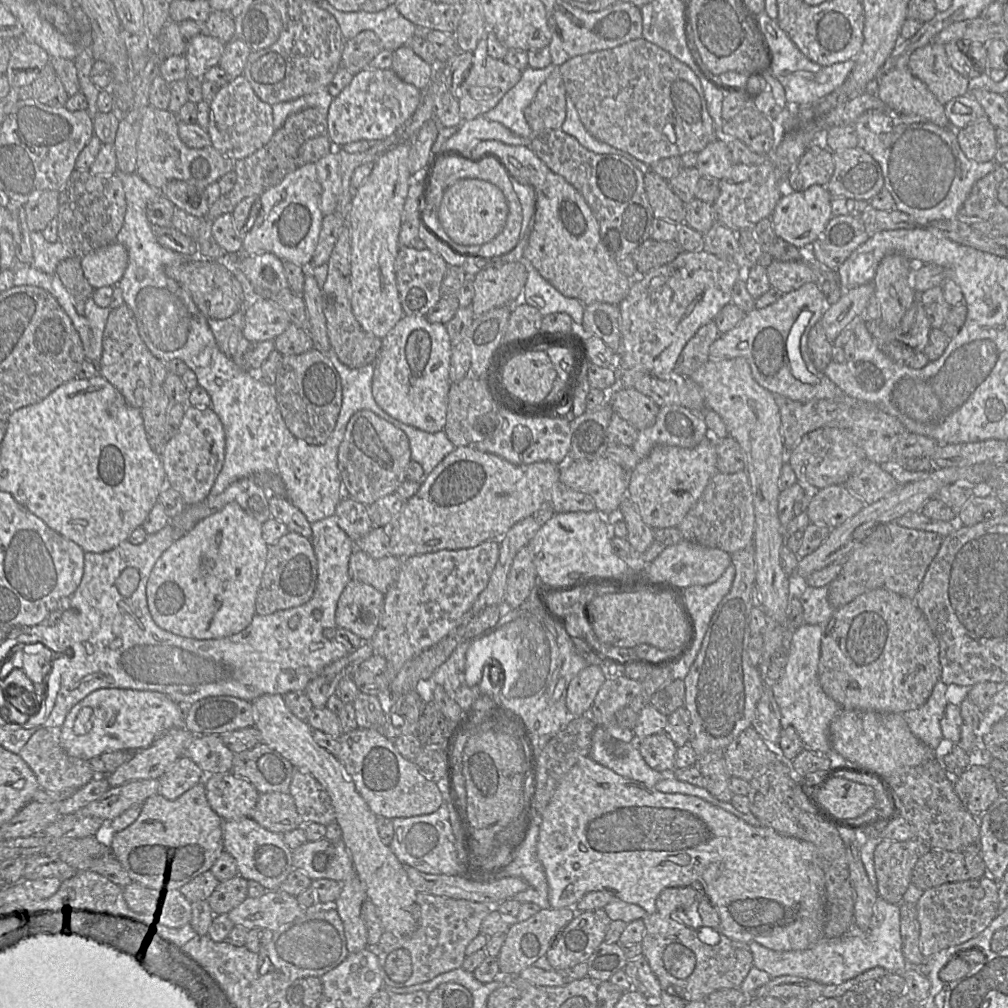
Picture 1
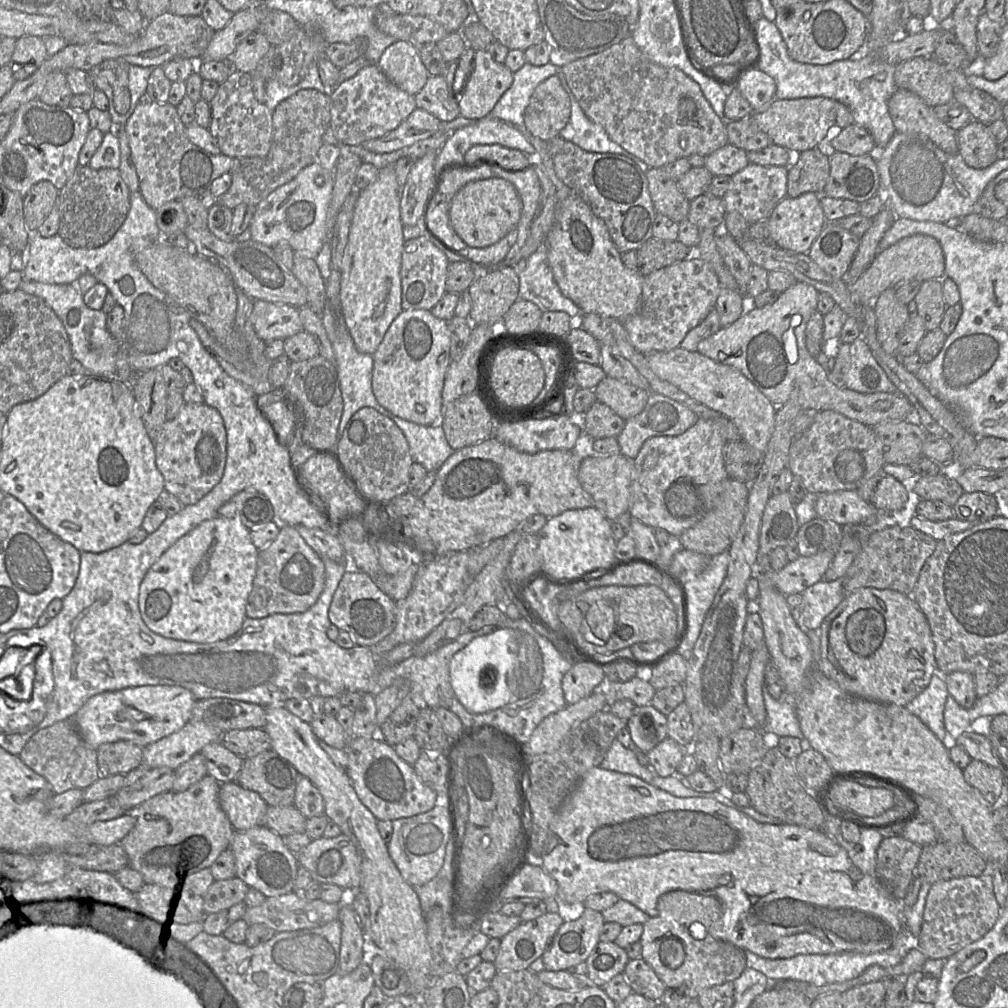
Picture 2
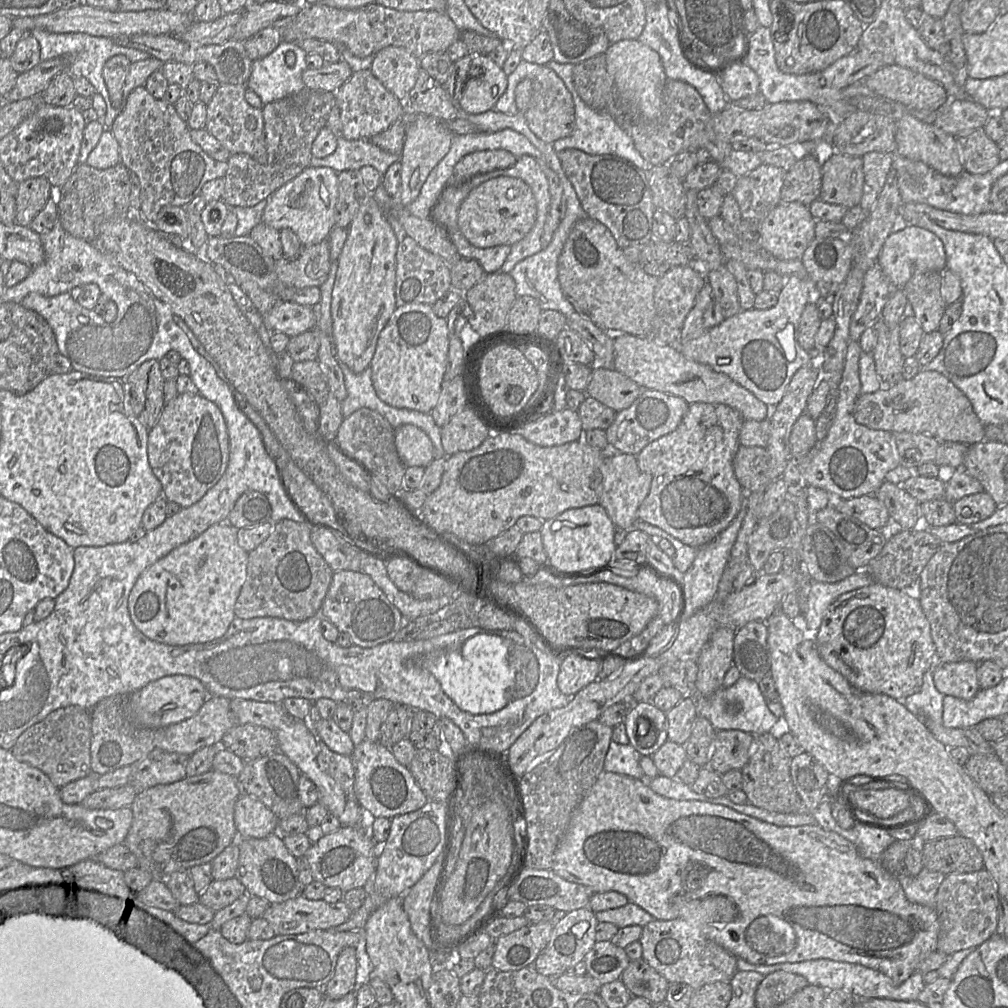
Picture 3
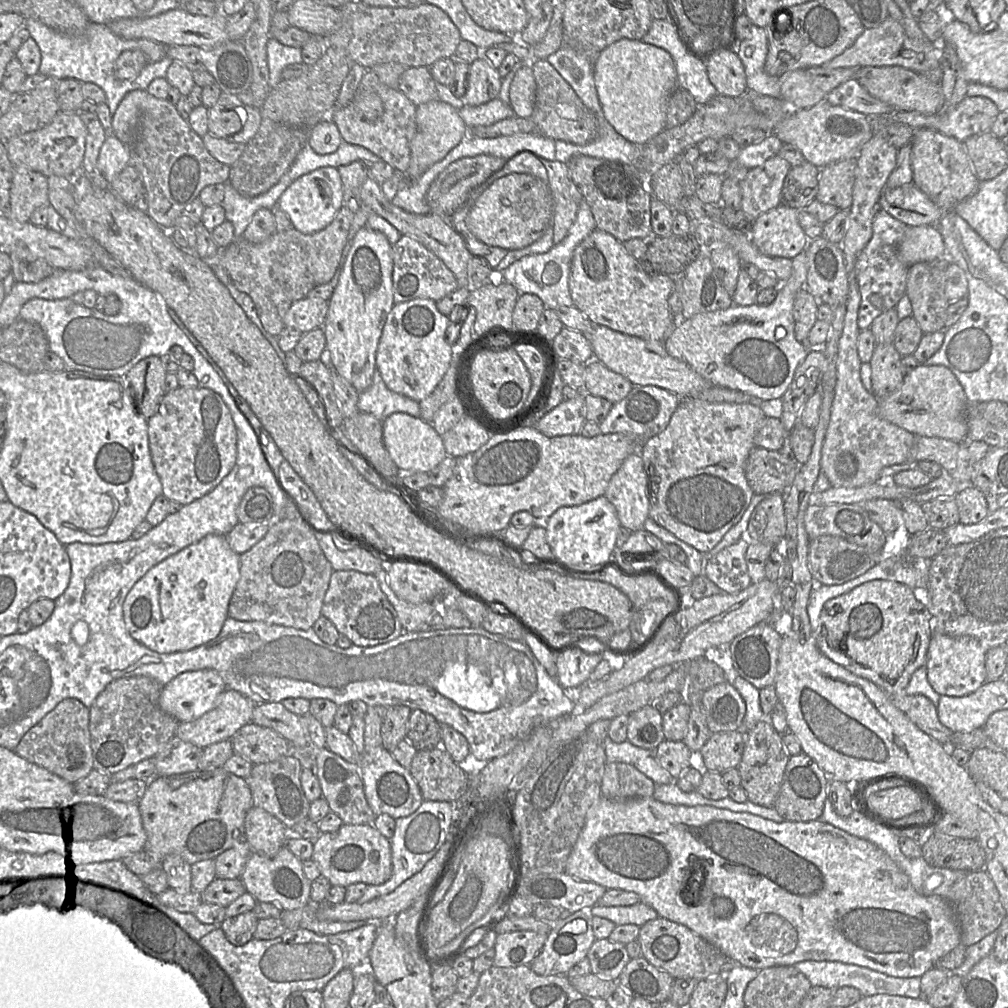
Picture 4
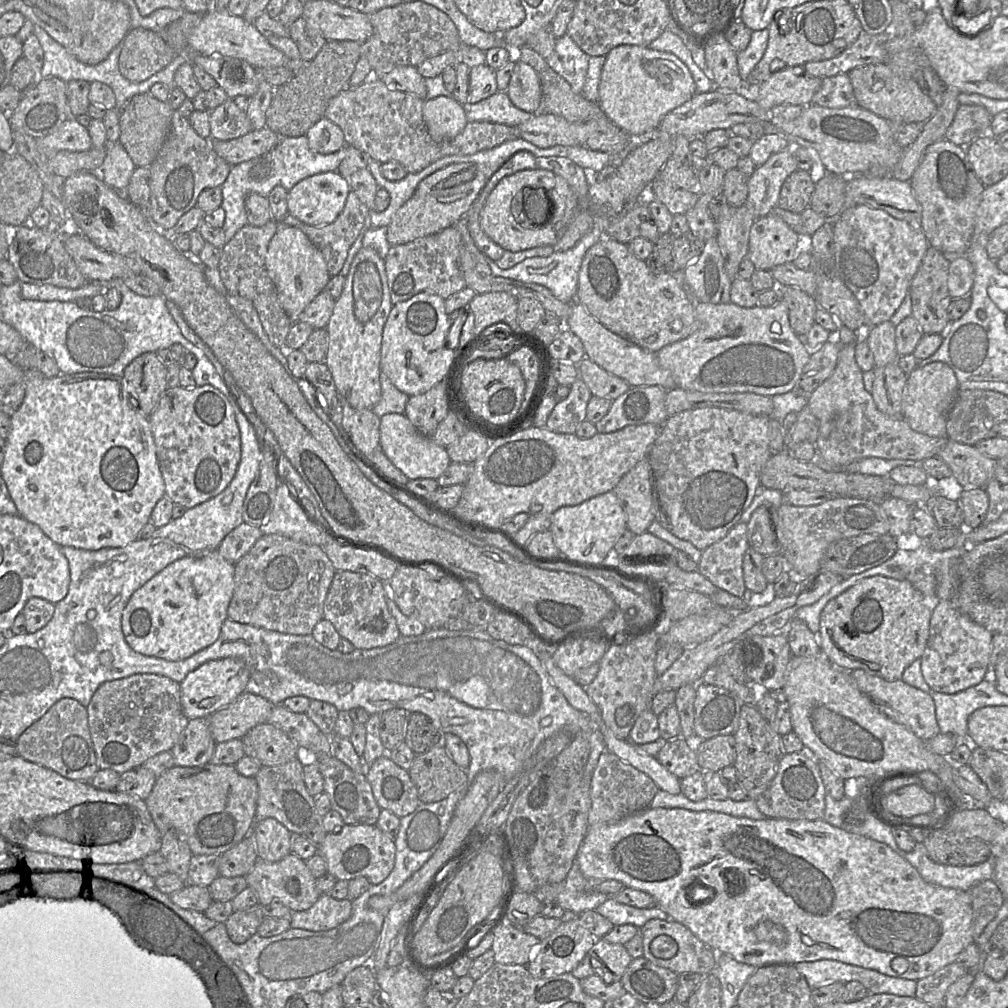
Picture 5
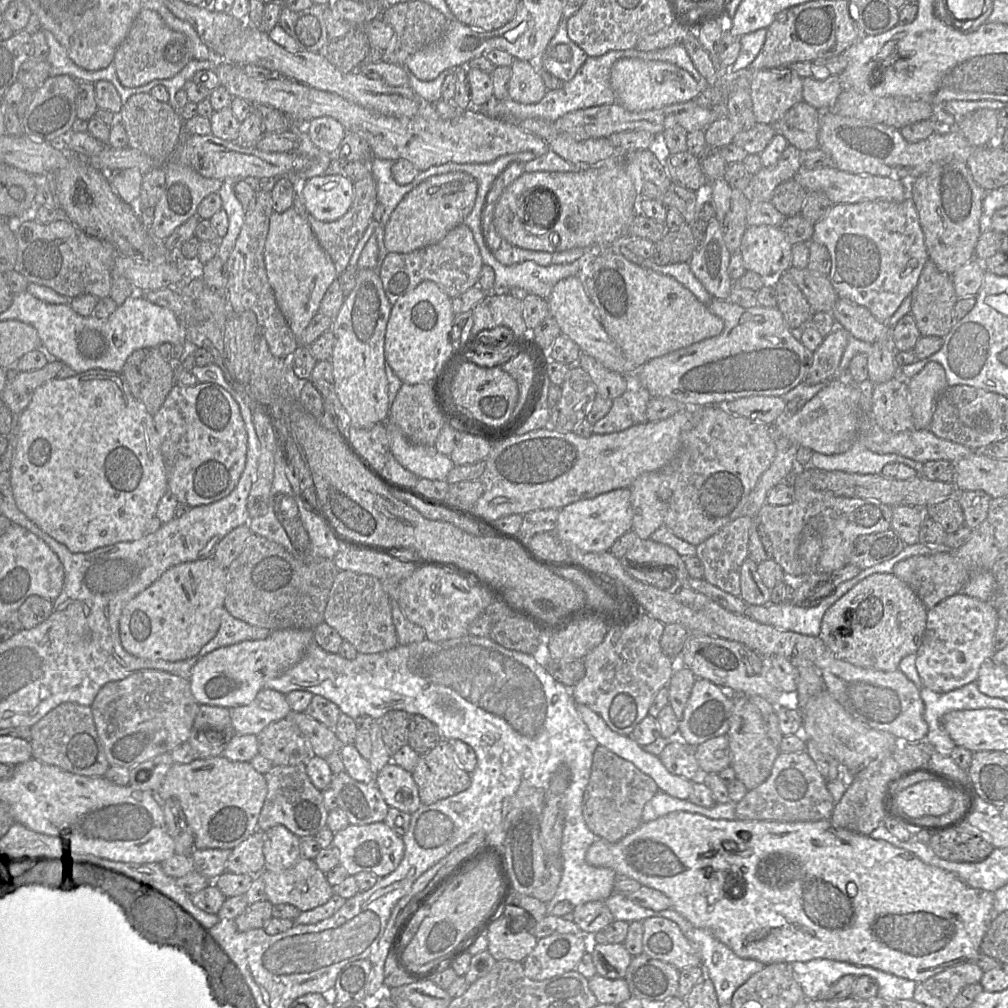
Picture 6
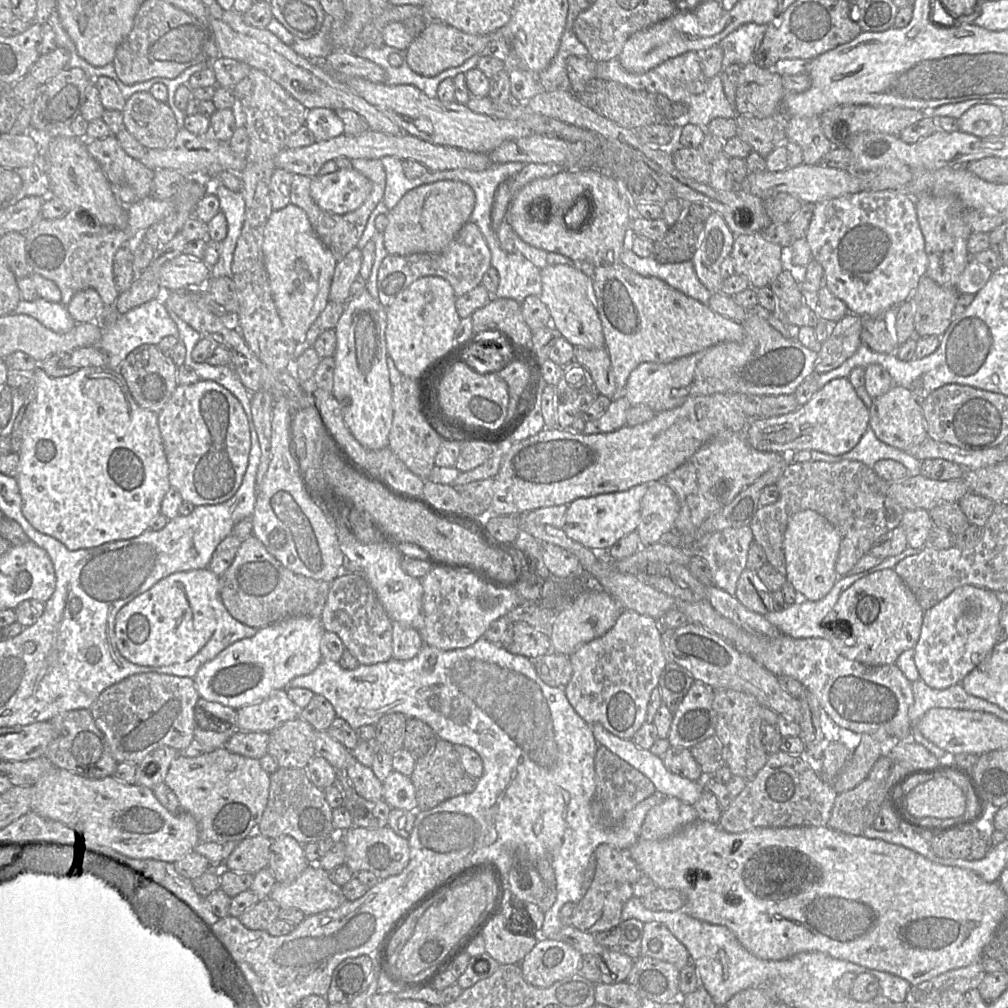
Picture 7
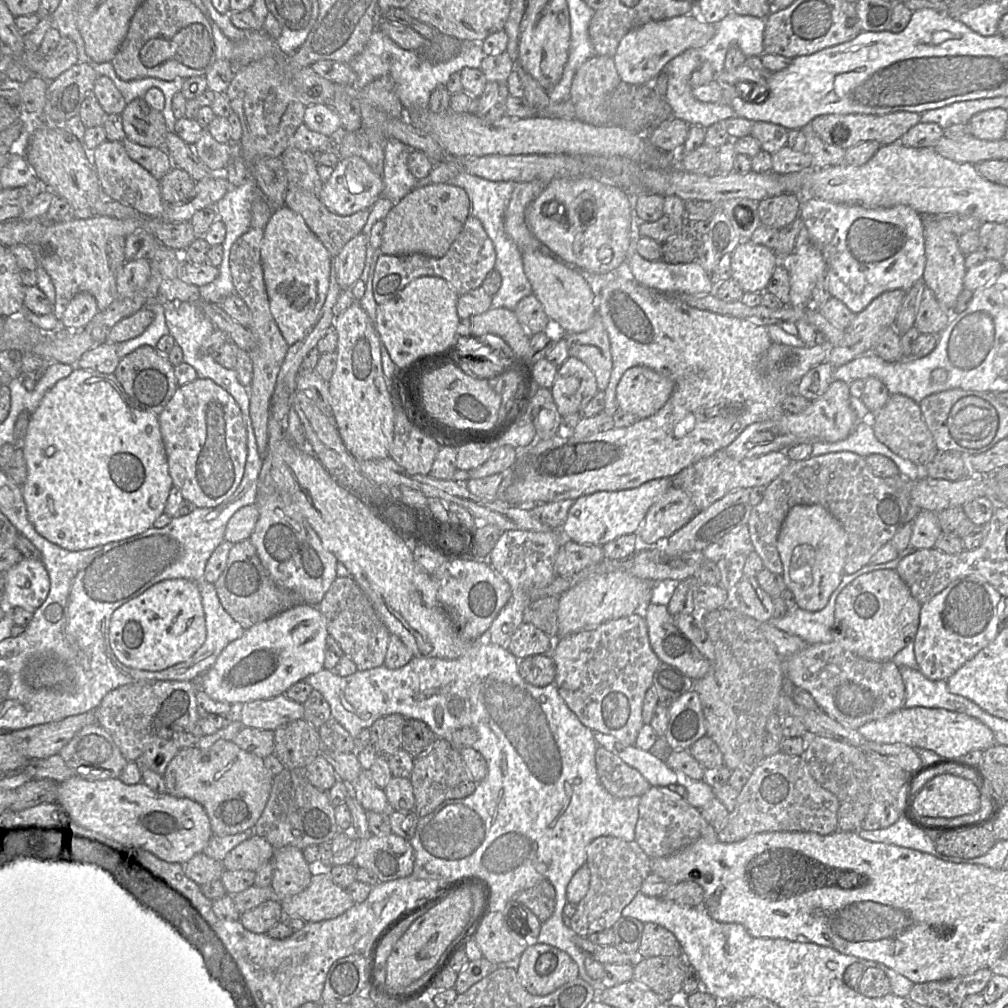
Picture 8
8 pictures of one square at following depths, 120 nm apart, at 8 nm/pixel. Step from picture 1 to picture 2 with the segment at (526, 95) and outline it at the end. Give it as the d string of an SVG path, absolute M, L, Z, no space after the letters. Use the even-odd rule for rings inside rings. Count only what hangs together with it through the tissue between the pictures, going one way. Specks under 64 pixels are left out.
M548 62L542 66L525 63L513 73L511 87L502 95L489 115L505 121L514 127L525 125L525 110L535 88L561 68Z

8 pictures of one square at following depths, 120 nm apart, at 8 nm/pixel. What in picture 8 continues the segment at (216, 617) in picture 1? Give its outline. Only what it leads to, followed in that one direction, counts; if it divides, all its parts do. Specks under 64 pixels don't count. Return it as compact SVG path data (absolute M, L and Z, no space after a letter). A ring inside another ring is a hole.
M187 579L161 581L117 608L109 638L117 659L127 667L162 671L189 659L206 640L205 613L198 584Z

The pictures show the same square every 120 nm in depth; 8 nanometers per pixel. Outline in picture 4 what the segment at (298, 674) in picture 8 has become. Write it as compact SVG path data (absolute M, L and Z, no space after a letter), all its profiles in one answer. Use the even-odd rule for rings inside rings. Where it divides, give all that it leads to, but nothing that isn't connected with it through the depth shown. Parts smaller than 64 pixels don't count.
M215 670L186 671L163 686L159 705L179 722L190 722L208 712L226 689Z

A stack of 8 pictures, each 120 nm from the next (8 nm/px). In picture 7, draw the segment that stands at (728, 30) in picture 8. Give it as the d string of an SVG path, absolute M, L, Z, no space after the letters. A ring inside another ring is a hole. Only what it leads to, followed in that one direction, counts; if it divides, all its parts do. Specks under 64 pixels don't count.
M747 23L729 35L719 46L723 50L721 71L724 72L731 64L746 65L754 62L754 56L764 37L767 25Z

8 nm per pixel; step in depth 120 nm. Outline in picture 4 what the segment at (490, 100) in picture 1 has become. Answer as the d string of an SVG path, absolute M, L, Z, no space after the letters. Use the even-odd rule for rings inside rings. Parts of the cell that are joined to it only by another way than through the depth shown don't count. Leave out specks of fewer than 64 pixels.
M483 55L470 64L468 89L462 98L469 106L480 106L499 98L502 78Z

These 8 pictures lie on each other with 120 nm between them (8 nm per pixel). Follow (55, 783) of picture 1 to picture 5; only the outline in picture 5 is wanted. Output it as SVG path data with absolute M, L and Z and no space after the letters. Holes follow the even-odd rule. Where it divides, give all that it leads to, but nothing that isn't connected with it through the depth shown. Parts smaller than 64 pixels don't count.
M62 698L32 725L15 742L17 755L49 768L63 777L90 781L99 770L88 724L88 711L73 698Z

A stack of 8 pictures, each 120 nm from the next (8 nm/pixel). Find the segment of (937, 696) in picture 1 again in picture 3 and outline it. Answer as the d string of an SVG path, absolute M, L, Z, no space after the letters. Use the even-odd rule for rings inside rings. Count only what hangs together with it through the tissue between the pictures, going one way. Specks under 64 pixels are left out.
M929 669L923 676L921 689L905 697L902 702L913 714L942 724L944 696L936 689L933 681L933 670Z

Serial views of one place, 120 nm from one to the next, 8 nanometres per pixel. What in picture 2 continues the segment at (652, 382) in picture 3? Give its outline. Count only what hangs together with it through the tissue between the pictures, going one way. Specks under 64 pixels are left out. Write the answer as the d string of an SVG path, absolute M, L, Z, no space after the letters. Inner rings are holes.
M680 347L645 356L650 369L658 378L669 382L690 398L728 418L737 427L741 440L763 457L775 427L777 407L739 370Z

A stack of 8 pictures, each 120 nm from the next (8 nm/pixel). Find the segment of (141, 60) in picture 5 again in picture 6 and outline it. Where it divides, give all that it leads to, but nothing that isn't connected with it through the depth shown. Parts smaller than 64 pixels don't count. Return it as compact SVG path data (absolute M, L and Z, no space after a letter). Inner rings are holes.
M141 9L126 38L117 48L113 63L121 84L134 88L153 80L172 78L192 59L190 43L184 34L169 28L156 11Z

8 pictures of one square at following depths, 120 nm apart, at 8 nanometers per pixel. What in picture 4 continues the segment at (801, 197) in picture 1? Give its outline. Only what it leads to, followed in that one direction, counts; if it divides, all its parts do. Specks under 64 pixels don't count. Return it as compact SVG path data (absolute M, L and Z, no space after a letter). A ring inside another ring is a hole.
M784 205L770 209L754 219L749 235L754 246L767 256L794 259L808 245L808 238L798 221L798 210Z

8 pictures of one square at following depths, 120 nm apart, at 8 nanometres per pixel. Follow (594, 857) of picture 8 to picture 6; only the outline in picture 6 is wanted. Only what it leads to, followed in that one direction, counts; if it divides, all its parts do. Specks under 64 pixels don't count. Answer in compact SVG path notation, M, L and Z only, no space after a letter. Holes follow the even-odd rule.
M590 901L574 907L573 921L587 936L593 936L615 921L605 901Z

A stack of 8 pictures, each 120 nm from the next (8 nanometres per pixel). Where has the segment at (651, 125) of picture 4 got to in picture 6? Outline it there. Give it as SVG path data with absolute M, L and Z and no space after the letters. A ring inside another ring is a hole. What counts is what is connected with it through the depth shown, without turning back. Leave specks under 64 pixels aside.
M621 58L611 67L610 82L617 103L630 111L646 111L694 100L703 90L686 70L662 61Z

